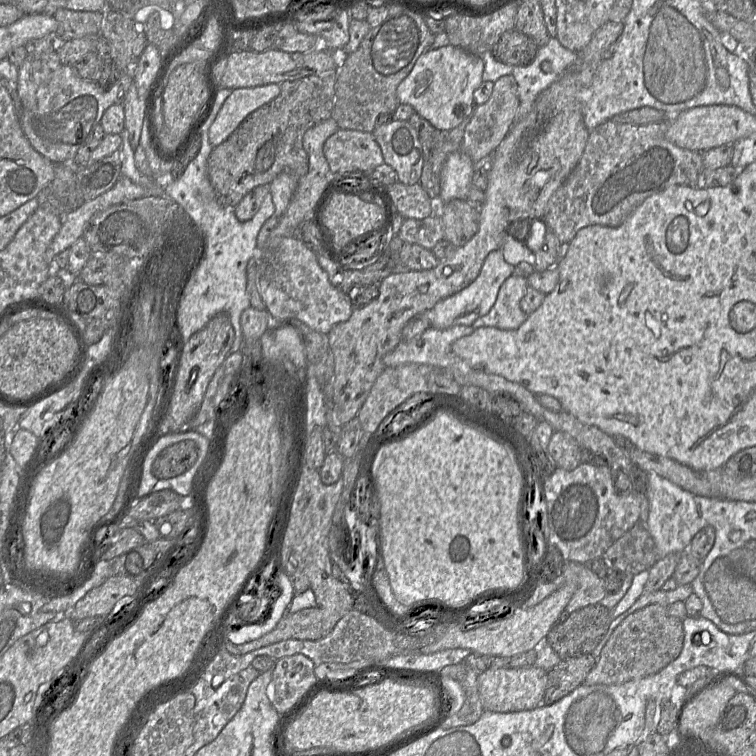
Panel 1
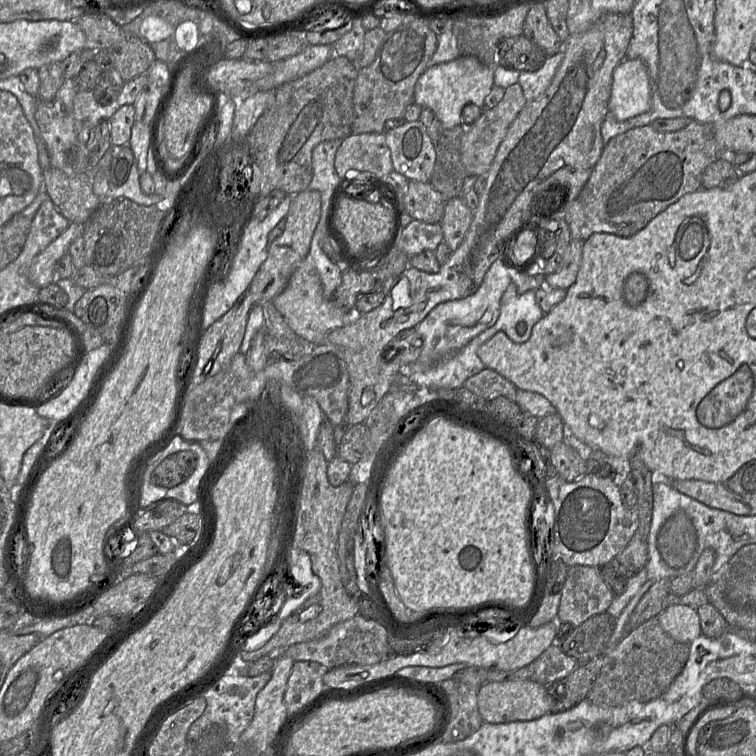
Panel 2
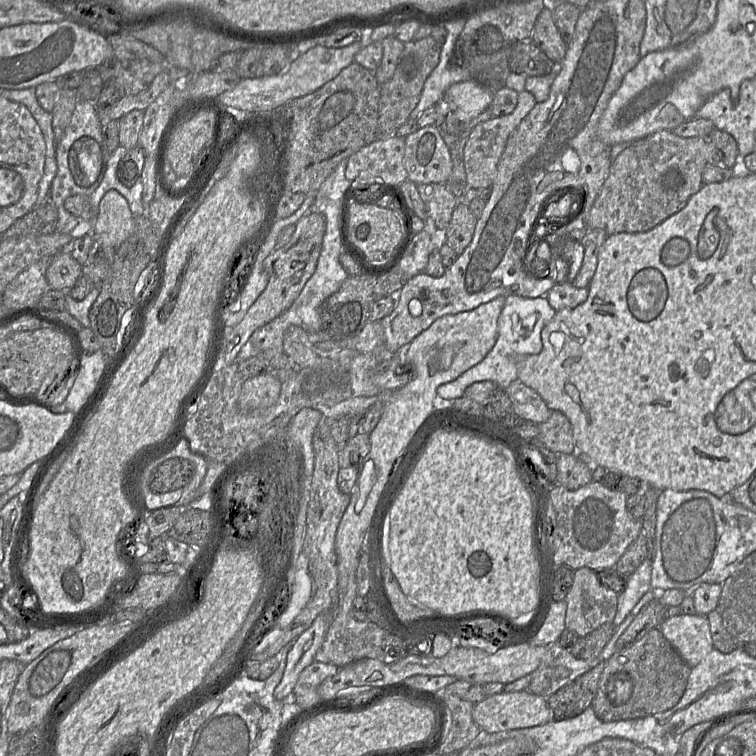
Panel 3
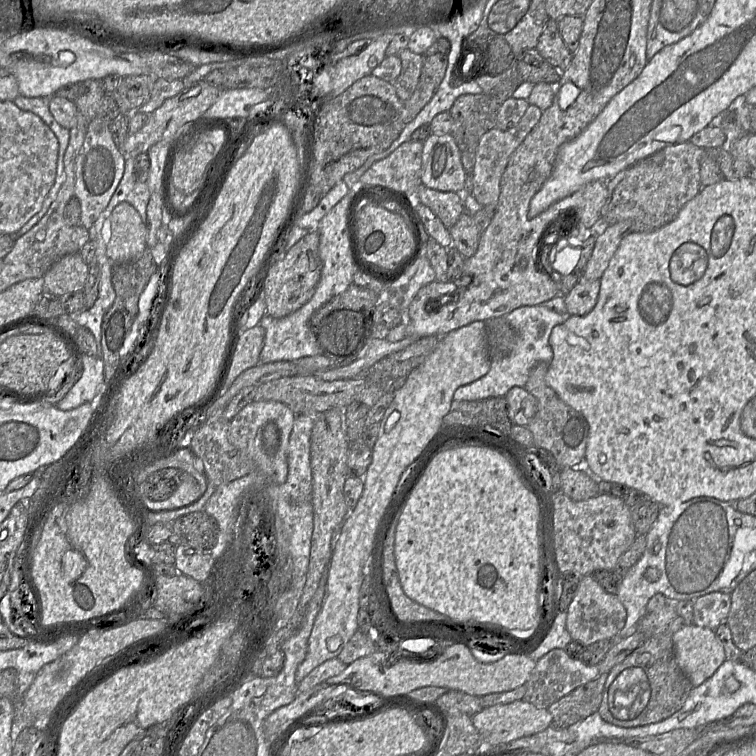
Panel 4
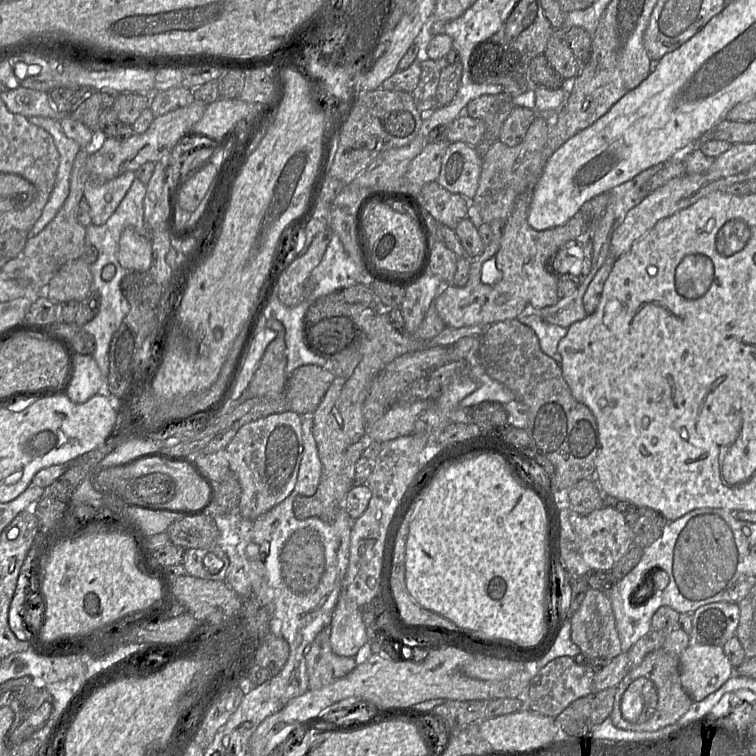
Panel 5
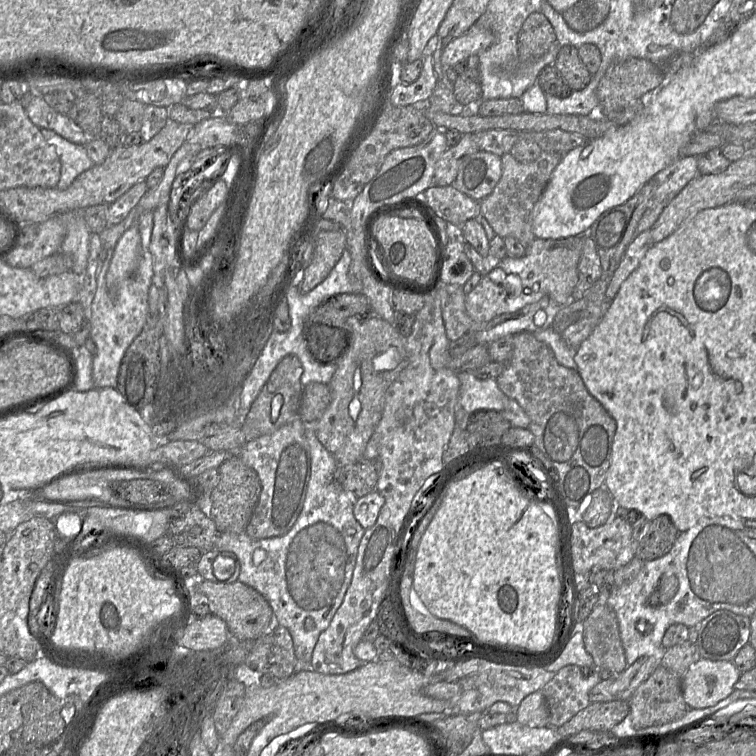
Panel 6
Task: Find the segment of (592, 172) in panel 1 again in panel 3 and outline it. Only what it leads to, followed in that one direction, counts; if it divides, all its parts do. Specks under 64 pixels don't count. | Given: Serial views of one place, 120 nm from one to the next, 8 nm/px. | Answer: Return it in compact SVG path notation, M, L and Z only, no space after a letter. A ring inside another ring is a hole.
M717 128L705 136L691 138L681 138L671 131L661 130L629 143L613 158L609 176L592 208L585 216L586 228L604 230L609 235L652 230L680 211L688 199L700 190L703 185L702 171L709 163L720 164L732 169L739 167L736 141L731 135Z

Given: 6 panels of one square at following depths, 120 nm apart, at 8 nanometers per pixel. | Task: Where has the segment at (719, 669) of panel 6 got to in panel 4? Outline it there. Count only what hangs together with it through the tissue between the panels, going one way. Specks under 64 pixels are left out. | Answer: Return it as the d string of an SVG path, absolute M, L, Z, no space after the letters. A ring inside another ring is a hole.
M695 624L684 625L672 635L672 642L678 666L689 679L692 687L698 687L704 683L727 660L714 630L706 627Z

